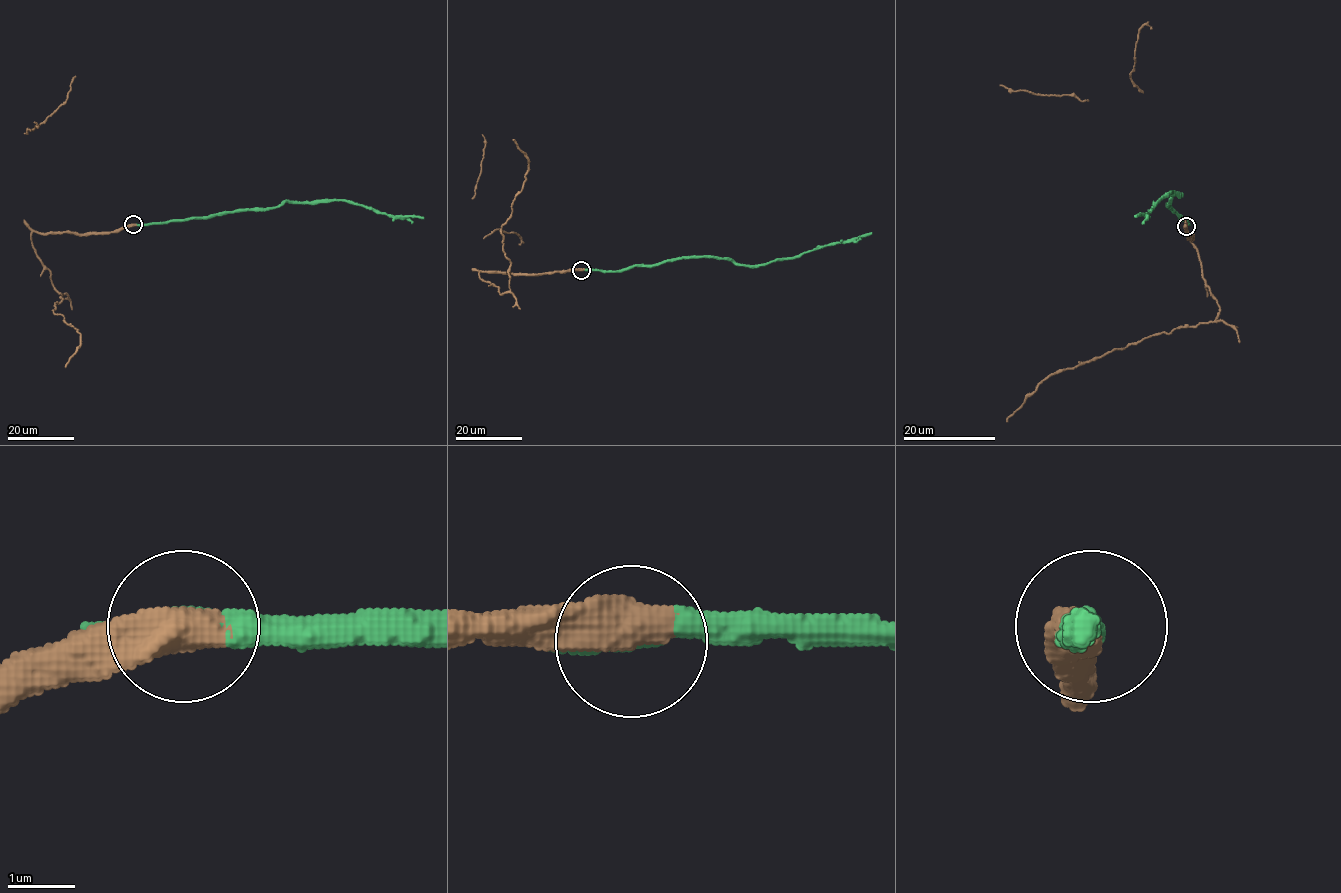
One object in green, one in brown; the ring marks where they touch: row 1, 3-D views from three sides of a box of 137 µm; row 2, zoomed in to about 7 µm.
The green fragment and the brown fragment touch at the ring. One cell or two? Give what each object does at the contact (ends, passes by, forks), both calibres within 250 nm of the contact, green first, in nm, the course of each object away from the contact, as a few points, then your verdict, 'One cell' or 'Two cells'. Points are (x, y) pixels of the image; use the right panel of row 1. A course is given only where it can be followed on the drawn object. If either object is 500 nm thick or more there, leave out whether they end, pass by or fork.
Thickness 240 nm (green) against 700 nm. Course of green: (1187, 225), (1168, 206), (1175, 194), (1180, 194), (1173, 192), (1146, 214), (1134, 216). Course of brown: (1187, 226), (1201, 278), (1219, 309), (1213, 322), (1149, 335), (1074, 367), (1054, 372), (1007, 421). One cell

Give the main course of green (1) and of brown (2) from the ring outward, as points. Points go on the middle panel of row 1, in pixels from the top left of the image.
1: (581, 270), (620, 270), (691, 257), (729, 258), (749, 265), (765, 265), (795, 259), (871, 232)
2: (581, 270), (481, 271), (479, 277), (500, 294), (509, 289), (501, 227), (528, 169), (513, 139)

